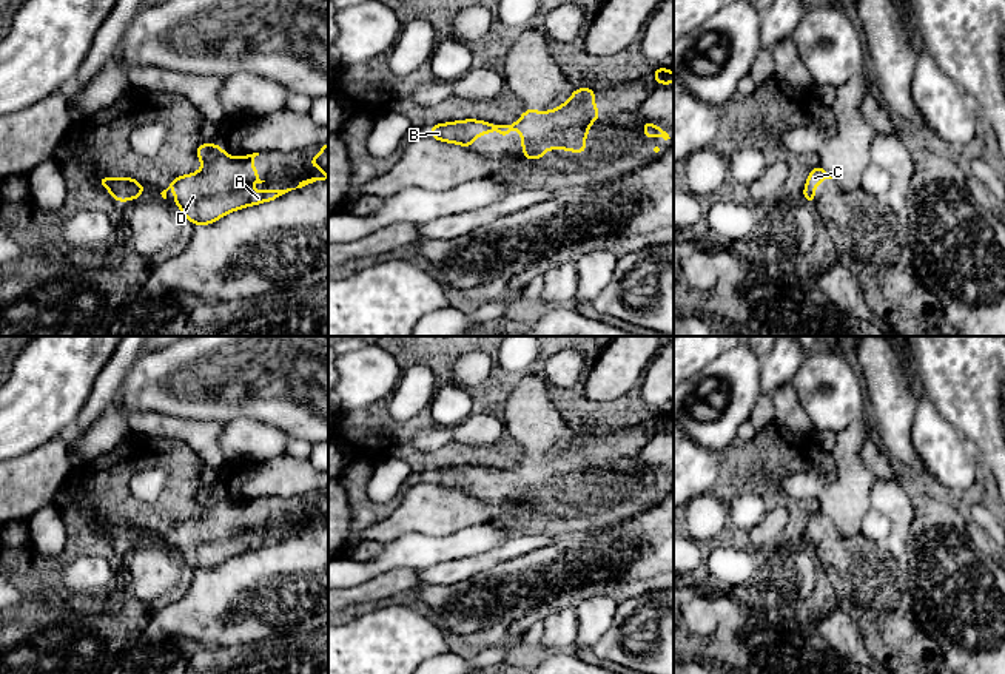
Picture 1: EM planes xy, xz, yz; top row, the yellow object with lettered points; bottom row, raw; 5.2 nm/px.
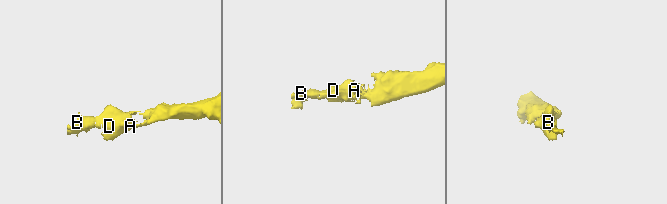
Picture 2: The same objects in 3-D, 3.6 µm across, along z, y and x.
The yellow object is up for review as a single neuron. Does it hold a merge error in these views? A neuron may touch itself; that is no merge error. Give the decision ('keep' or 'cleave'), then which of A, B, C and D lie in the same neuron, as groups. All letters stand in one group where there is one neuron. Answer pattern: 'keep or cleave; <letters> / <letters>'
keep; A B C D

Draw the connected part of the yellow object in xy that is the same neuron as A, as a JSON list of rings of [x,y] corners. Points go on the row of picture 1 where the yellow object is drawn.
[[[200,143],[196,156],[200,159],[202,168],[197,173],[174,177],[170,187],[160,193],[166,199],[166,191],[173,188],[174,205],[194,225],[214,224],[231,211],[270,202],[296,190],[250,191],[251,184],[265,182],[257,177],[259,171],[253,167],[253,159],[259,153],[231,157],[220,145]]]

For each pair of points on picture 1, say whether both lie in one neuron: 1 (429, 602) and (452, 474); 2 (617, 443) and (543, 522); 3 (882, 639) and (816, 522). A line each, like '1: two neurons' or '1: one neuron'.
1: two neurons
2: one neuron
3: one neuron

